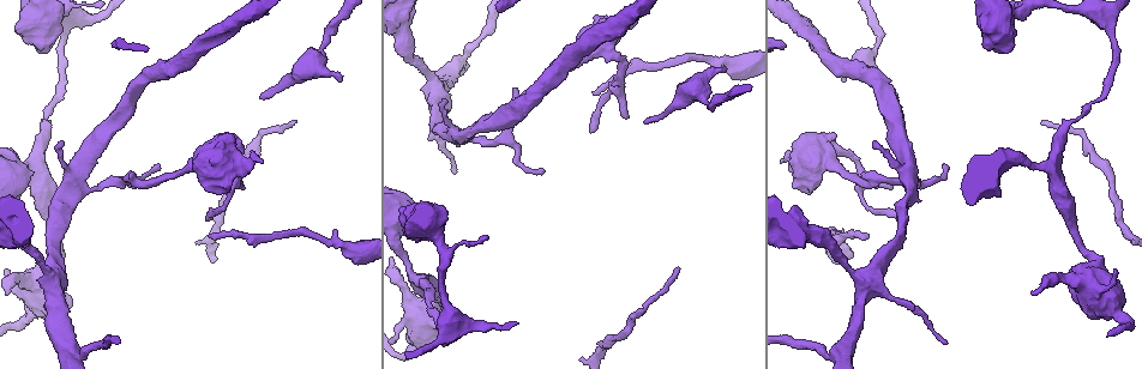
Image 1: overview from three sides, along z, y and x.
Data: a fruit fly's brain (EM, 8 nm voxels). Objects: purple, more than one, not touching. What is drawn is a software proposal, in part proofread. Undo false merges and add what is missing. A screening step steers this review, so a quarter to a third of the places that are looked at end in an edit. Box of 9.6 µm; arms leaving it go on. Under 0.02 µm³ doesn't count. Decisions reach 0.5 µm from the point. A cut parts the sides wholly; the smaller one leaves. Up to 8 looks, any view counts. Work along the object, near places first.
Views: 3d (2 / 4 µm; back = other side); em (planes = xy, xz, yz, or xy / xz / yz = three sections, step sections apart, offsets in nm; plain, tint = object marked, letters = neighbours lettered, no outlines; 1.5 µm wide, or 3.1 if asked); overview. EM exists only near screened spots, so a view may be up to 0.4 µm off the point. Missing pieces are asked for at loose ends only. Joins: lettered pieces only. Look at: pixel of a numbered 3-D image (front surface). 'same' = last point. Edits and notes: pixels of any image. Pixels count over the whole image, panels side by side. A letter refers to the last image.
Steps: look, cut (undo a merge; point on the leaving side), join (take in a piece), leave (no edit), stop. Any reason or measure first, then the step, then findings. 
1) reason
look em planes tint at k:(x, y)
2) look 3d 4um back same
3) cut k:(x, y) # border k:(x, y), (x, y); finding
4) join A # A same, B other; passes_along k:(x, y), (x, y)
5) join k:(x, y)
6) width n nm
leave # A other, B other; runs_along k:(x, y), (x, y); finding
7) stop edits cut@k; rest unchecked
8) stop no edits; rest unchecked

free end
look em yz step 8 tint at 1:(646, 121)

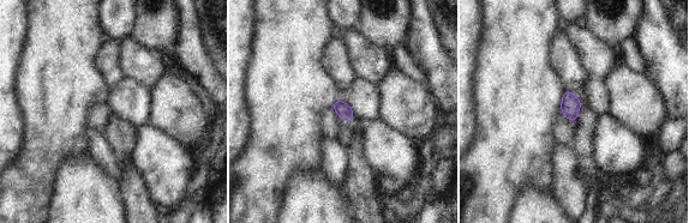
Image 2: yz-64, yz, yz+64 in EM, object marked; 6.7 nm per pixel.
look em planes letters same

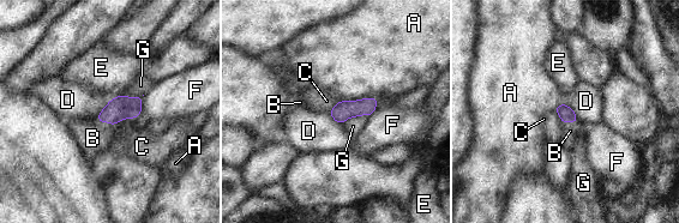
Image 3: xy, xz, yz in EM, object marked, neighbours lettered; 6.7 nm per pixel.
join B # A other, B same, C other, D other, E other, F other, G other; passes_along 3:(120, 108), (106, 121), (92, 138); it goes on there

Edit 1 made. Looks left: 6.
see it whole again
look overview

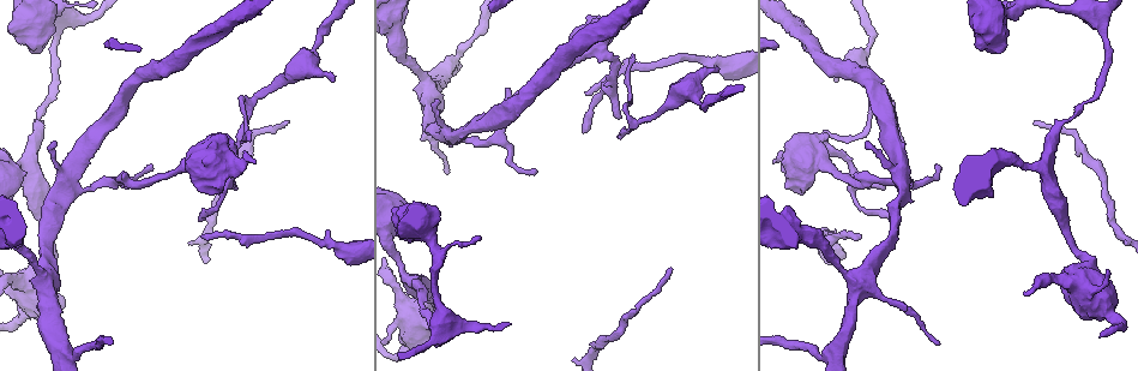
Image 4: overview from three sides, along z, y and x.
thick turns thin
look 3d 4um at 4:(887, 300)

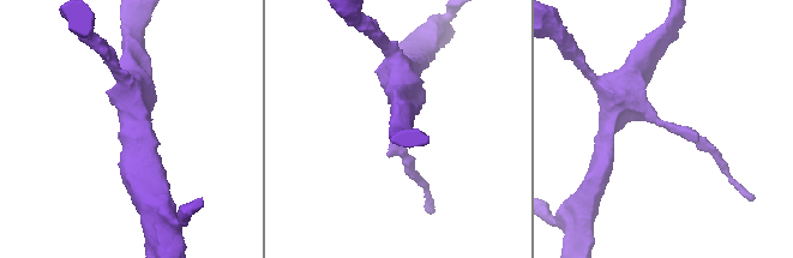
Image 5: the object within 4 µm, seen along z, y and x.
look em yz step 4 letters at 5:(665, 125)

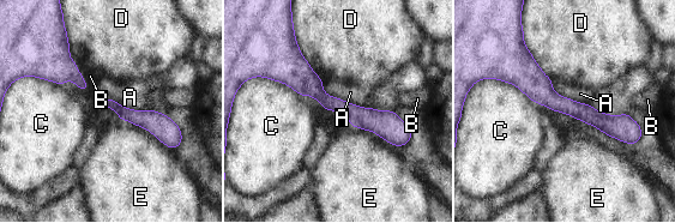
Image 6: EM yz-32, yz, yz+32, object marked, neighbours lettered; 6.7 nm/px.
leave # A other, B other, C other, D other, E other; border 6:(107, 97), (132, 109), (167, 114); all the same neuron

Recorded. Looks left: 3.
calibre changes
look 3d 2um back at 4:(1059, 125)

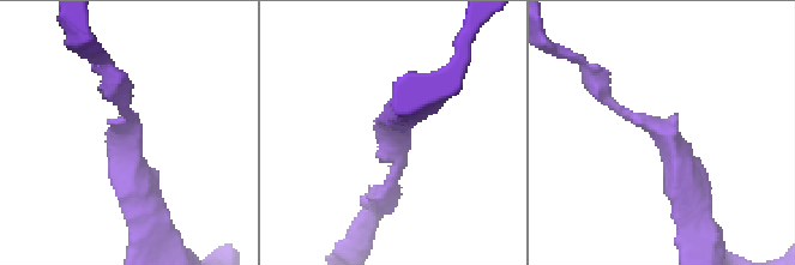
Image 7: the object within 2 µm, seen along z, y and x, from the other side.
look em planes letters at 7:(663, 131)

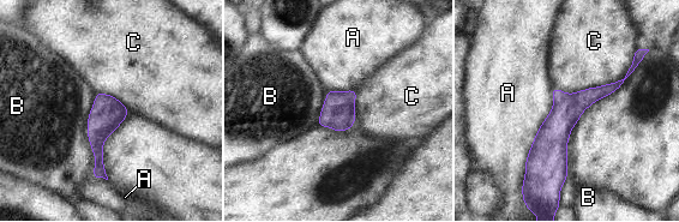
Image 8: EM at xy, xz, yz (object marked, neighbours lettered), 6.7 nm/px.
width 200 nm; longest_contact A 650 nm
leave # A other, B other, C other; continuous, no second neuron

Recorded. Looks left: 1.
stop edits join@3; rest unchecked

